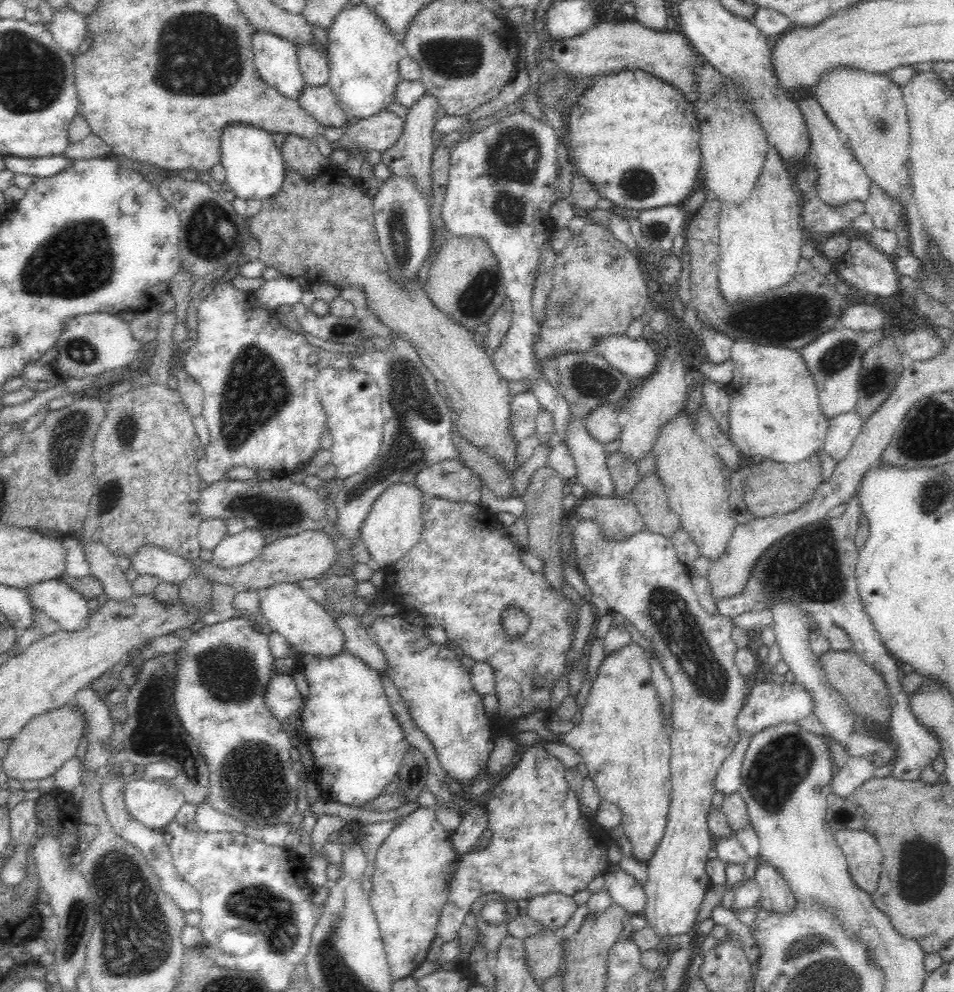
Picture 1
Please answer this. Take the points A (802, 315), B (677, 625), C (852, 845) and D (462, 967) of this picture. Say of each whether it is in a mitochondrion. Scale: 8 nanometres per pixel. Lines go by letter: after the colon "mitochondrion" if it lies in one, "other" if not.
A: mitochondrion
B: mitochondrion
C: other
D: other

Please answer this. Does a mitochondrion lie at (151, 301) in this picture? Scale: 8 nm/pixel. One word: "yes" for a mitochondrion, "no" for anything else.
no

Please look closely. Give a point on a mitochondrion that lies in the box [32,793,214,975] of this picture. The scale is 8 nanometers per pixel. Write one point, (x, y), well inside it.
(79, 913)

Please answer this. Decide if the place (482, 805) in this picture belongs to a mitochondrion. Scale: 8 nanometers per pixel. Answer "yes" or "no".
no

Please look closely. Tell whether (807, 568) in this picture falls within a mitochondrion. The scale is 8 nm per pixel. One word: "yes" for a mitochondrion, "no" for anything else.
yes

